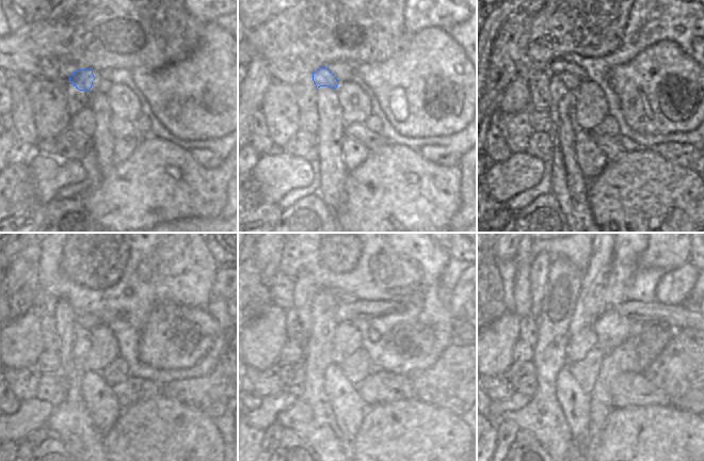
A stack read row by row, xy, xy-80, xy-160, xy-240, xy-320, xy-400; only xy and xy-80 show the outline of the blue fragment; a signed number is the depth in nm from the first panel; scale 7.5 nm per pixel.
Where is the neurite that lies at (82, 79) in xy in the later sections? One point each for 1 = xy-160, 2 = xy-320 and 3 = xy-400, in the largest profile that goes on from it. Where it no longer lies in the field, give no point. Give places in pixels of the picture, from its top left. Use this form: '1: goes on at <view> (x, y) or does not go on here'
1: goes on at xy-160 (572, 81)
2: goes on at xy-320 (350, 311)
3: goes on at xy-400 (676, 316)

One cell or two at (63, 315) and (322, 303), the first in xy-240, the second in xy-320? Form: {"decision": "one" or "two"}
{"decision": "two"}

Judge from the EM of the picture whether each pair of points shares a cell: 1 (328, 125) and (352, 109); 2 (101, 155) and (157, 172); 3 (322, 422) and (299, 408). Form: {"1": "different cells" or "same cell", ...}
{"1": "different cells", "2": "different cells", "3": "different cells"}

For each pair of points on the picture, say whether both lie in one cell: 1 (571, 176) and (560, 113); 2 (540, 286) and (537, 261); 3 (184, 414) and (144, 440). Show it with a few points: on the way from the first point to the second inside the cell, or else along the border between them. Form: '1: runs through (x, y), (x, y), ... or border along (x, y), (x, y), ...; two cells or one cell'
1: runs through (565, 160), (562, 129); one cell
2: runs through (539, 280), (539, 268); one cell
3: runs through (174, 418), (154, 439); one cell

